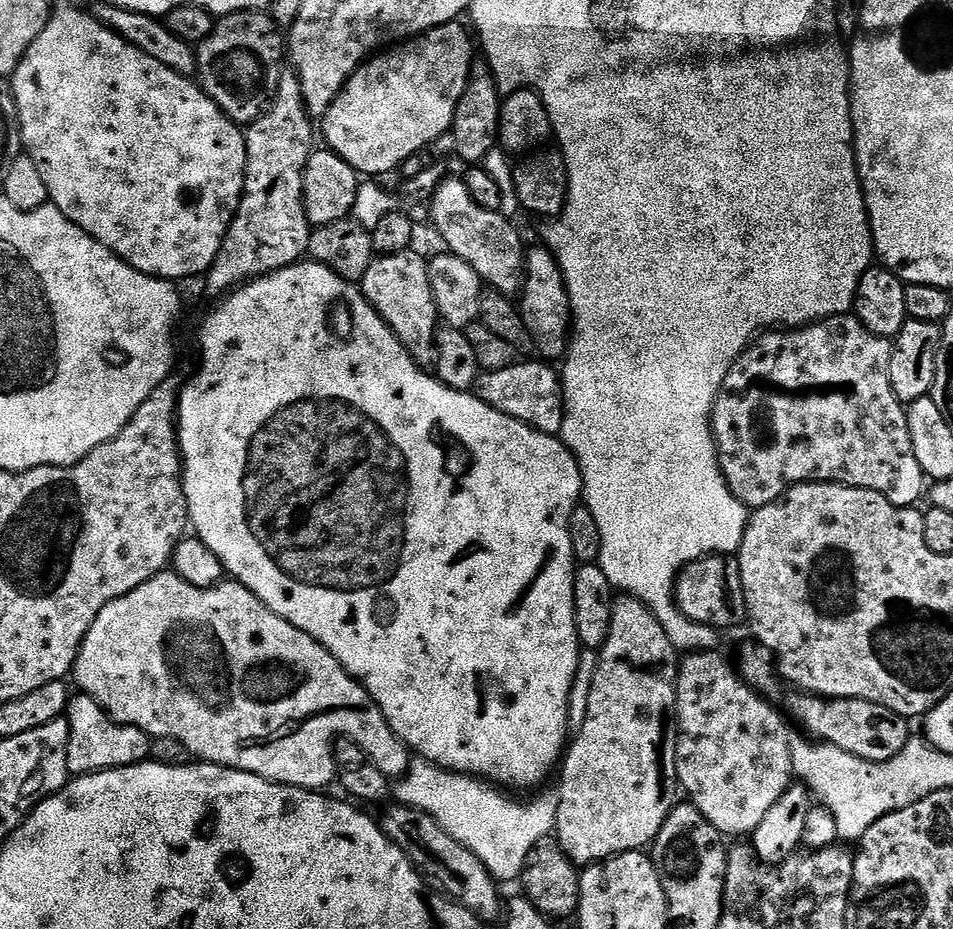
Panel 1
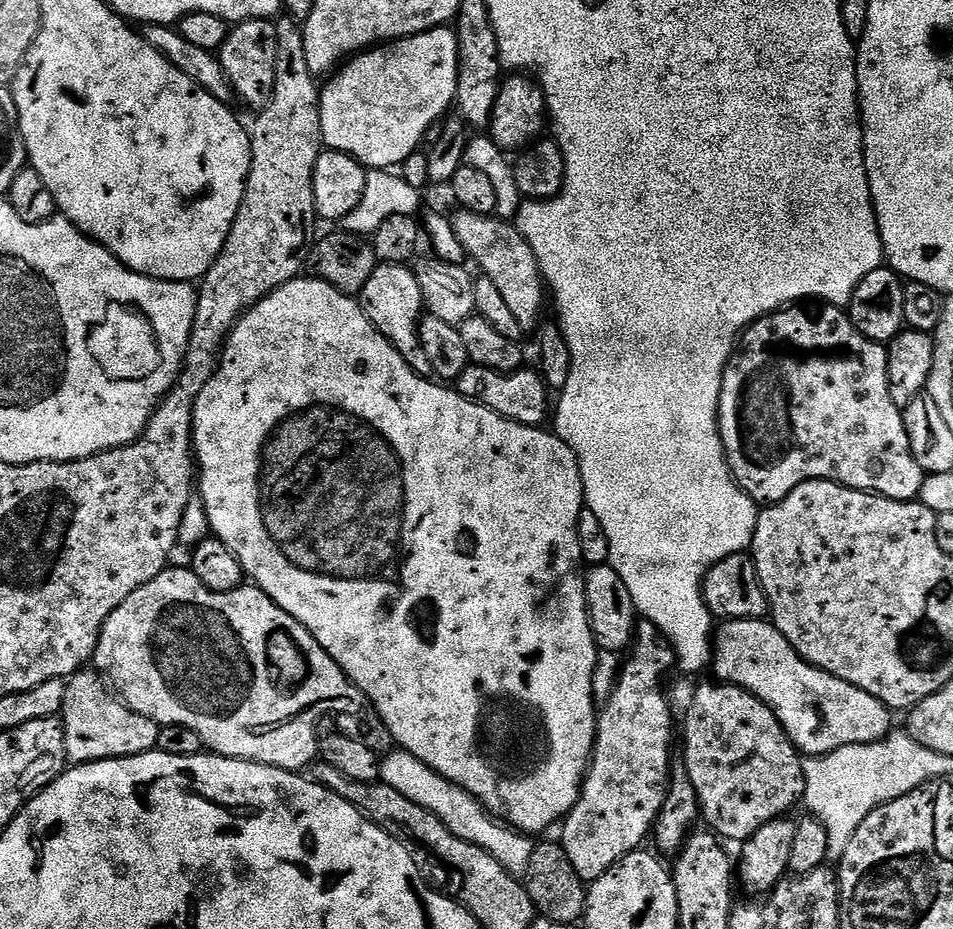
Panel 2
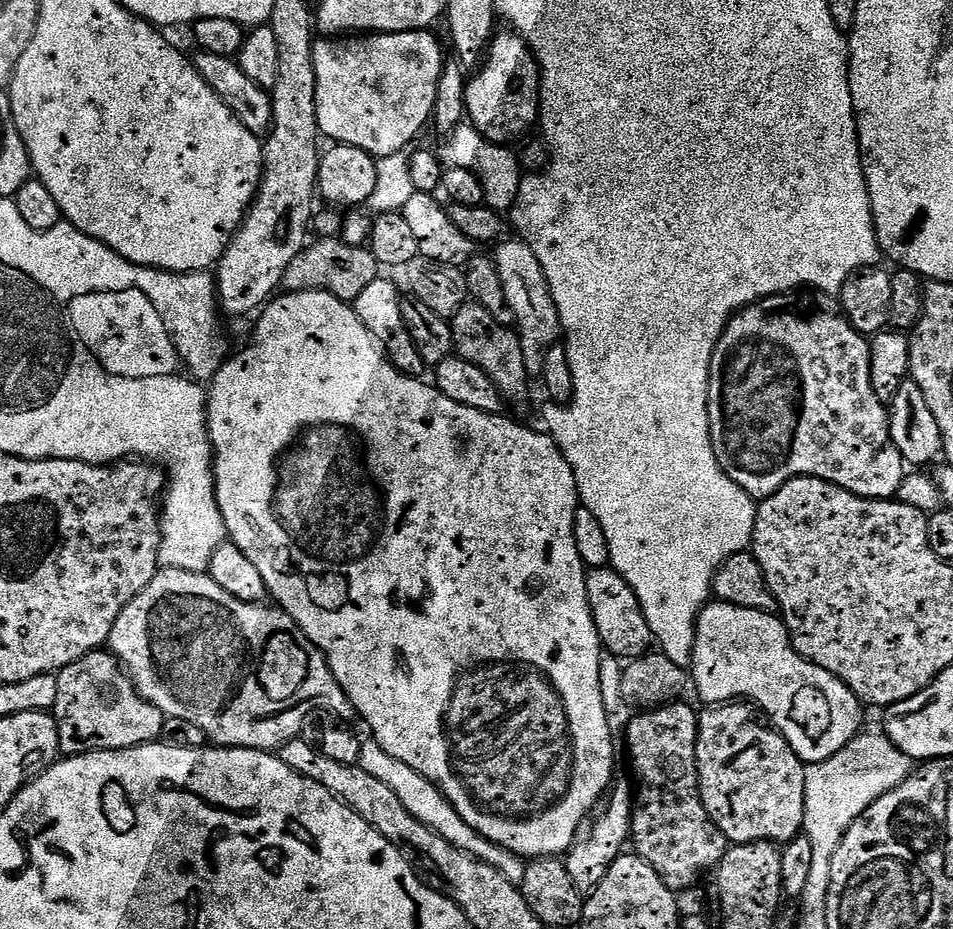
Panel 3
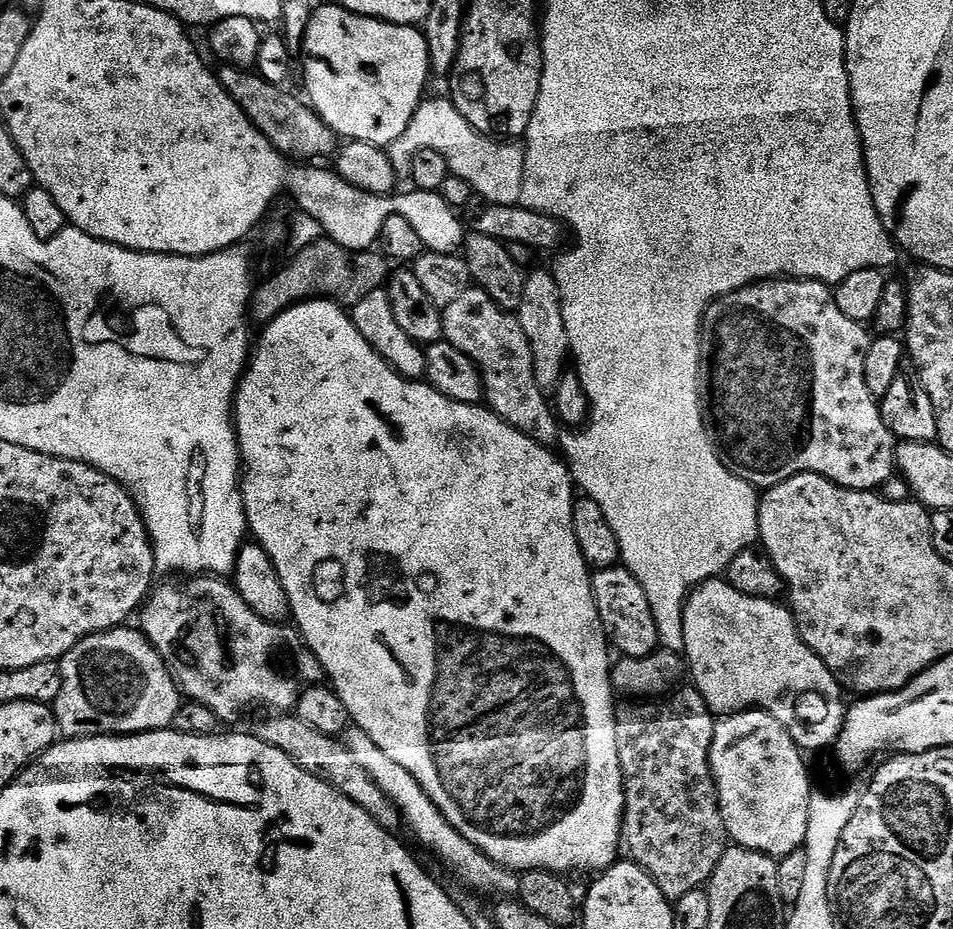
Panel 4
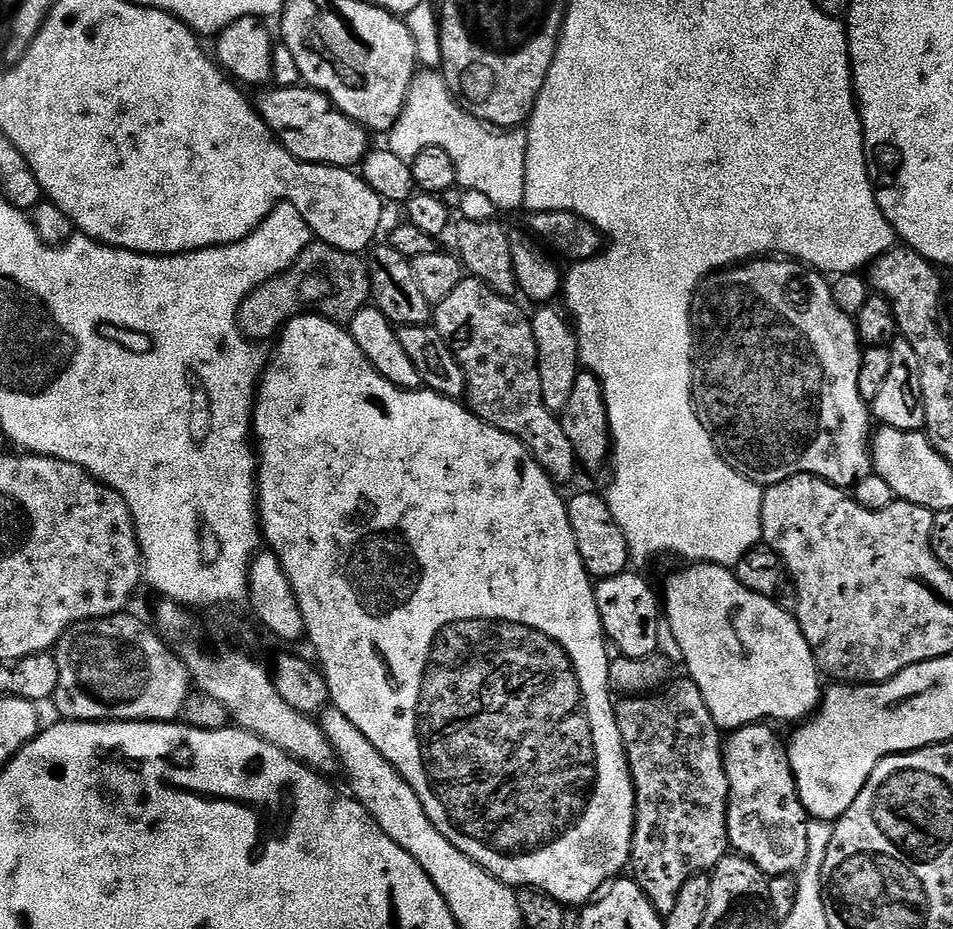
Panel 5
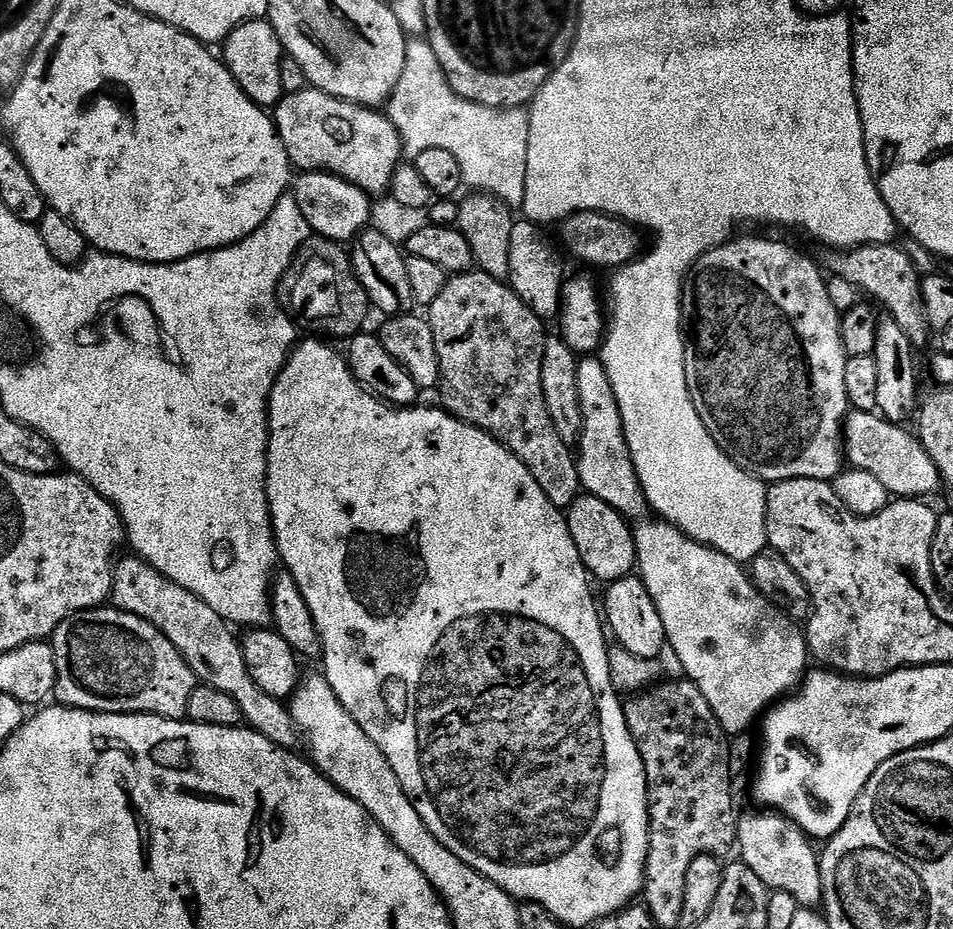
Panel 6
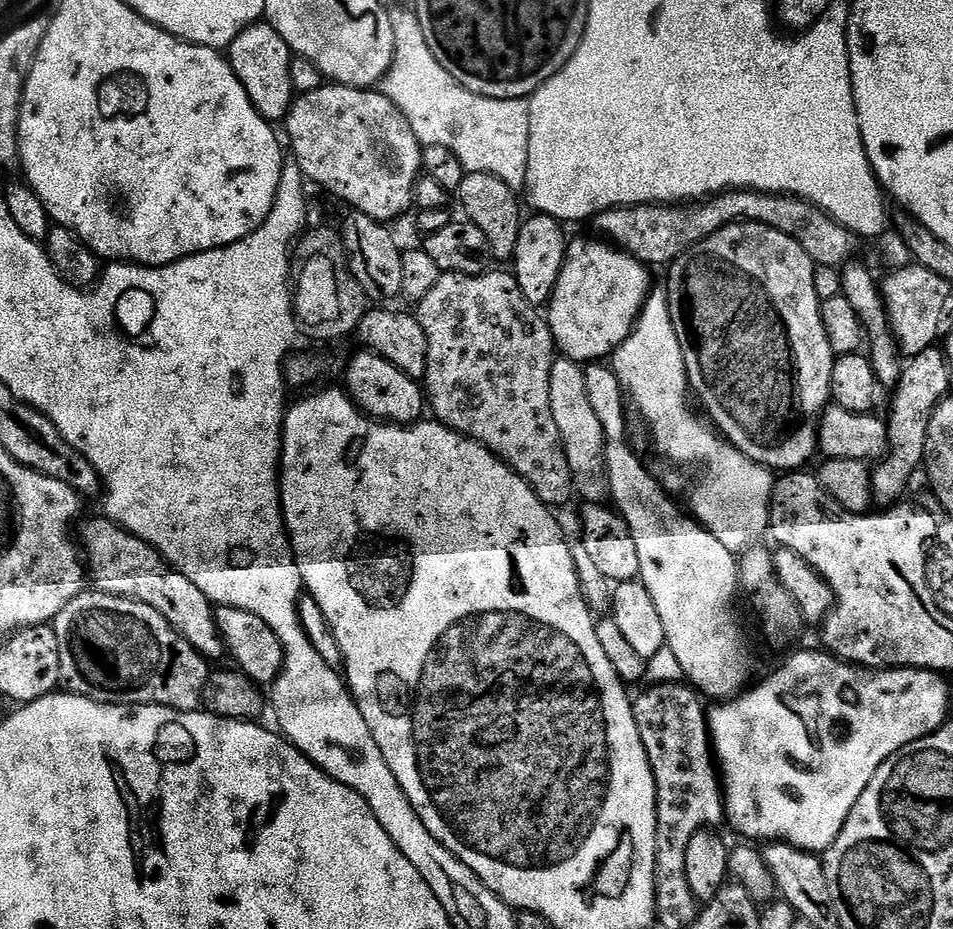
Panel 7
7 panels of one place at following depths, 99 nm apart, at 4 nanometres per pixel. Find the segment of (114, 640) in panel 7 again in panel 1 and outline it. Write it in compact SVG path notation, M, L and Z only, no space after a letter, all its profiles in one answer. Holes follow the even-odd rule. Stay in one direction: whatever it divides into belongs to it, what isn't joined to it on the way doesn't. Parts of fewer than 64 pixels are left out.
M76 694L68 701L66 719L70 726L70 742L68 743L68 770L73 777L86 776L89 772L105 772L111 768L125 768L131 764L143 764L149 759L152 740L140 728L131 728L128 724L118 724L94 698Z

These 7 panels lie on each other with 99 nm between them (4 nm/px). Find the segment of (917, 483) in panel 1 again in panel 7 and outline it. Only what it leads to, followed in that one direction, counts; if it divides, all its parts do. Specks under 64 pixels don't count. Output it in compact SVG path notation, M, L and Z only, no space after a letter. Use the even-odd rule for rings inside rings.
M741 222L731 224L698 242L693 248L685 250L677 260L667 265L668 305L670 318L674 326L674 334L678 334L678 346L682 346L682 358L688 375L688 387L700 399L704 407L703 415L714 425L715 431L727 443L731 444L741 456L753 460L755 464L771 470L776 474L787 474L805 467L804 464L812 455L817 455L820 443L820 417L832 400L832 366L834 357L830 350L830 340L826 338L826 330L822 326L822 314L818 298L818 290L814 290L814 274L816 265L813 264L810 254L780 230L774 230L761 224Z

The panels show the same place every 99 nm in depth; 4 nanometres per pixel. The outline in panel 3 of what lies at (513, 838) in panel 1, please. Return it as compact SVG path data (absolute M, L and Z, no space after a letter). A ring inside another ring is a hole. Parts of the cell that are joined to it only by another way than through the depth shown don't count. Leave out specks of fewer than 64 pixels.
M371 738L365 739L361 743L359 767L364 768L366 774L374 774L374 778L386 782L386 786L390 786L390 790L394 790L394 794L398 794L402 806L406 806L406 810L410 810L410 814L414 814L414 818L418 818L418 822L422 822L433 828L438 834L442 834L442 838L446 838L446 842L450 842L450 846L458 846L458 850L486 862L486 866L494 866L494 870L498 870L502 874L502 878L506 878L510 883L519 886L522 882L522 878L526 874L525 857L516 856L510 850L482 838L482 834L478 834L478 830L466 826L466 822L462 822L462 814L458 814L458 810L454 810L454 806L450 806L450 802L442 795L440 788L434 786L434 782L430 782L430 778L426 778L422 774L418 774L418 770L406 766L406 762L402 762L398 758L390 758L390 754L386 754L386 750L382 750L382 746L378 746L378 742Z

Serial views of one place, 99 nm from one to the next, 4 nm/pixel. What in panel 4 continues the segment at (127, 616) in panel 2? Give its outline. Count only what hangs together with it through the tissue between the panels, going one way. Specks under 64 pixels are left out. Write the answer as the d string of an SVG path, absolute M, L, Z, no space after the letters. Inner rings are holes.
M188 578L183 582L185 584L164 584L161 588L159 585L149 595L146 607L139 613L139 627L164 660L177 688L191 703L206 706L222 722L234 719L251 704L273 708L271 711L276 714L288 714L295 709L306 686L321 683L320 663L295 627L270 624L258 618L258 614L242 602L235 587L223 579Z

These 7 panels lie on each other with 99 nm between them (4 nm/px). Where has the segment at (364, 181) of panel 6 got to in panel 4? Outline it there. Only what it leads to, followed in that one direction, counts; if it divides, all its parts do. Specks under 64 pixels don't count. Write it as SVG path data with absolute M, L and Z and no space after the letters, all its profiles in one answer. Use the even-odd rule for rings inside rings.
M224 66L219 69L218 75L221 86L228 91L230 98L238 102L253 126L285 157L301 156L304 159L301 161L316 162L319 156L331 157L337 151L336 133L330 130L330 126L326 126L326 122L322 122L319 114L301 97L300 101L298 97L291 96L288 90L270 86L270 82L248 70Z

